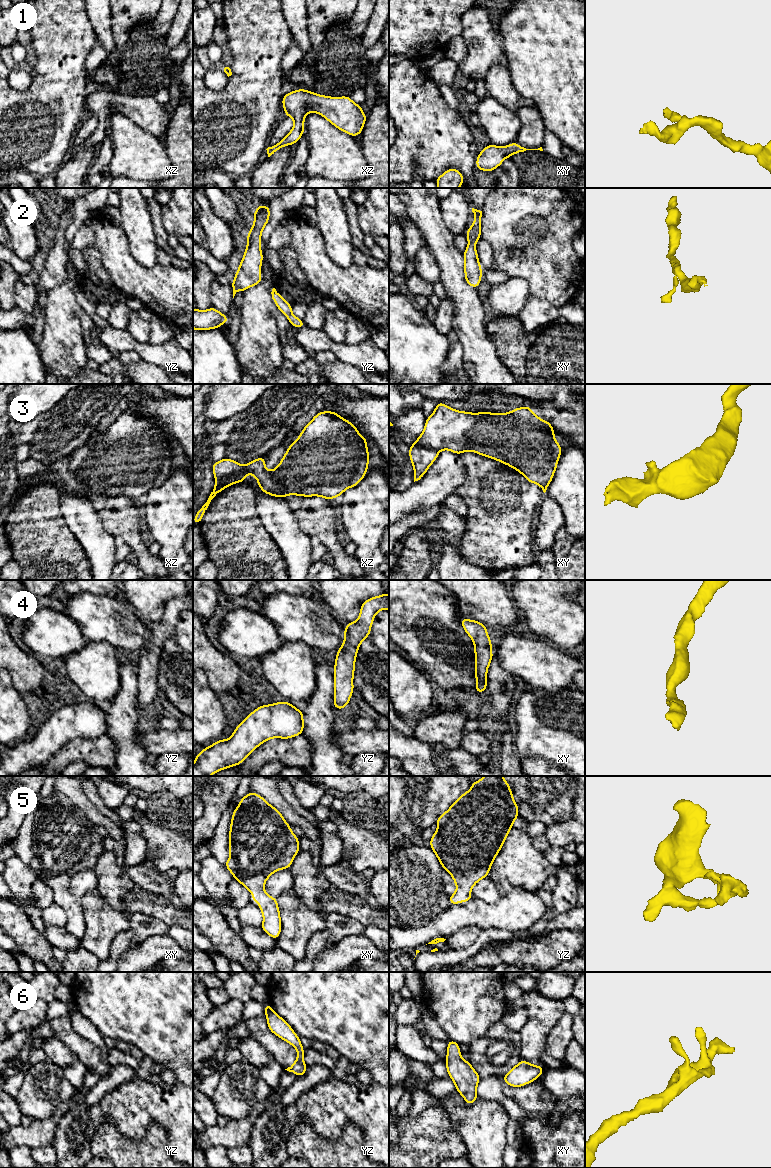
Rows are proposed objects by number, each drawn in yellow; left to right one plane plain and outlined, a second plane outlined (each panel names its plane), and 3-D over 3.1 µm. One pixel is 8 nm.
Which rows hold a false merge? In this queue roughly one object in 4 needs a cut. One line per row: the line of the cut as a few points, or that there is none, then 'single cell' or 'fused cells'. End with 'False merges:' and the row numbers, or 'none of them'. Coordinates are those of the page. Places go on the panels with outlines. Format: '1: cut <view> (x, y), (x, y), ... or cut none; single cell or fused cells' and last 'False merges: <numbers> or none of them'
1: cut none; single cell
2: cut none; single cell
3: cut xz (242, 466), (237, 473), (216, 481); fused cells
4: cut none; single cell
5: cut none; single cell
6: cut none; single cell
False merges: 3

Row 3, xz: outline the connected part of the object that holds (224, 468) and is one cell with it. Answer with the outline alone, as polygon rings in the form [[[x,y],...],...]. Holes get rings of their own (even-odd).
[[[227,457],[218,462],[214,462],[212,466],[212,471],[216,481],[231,475],[236,475],[241,471],[241,469],[241,464]]]

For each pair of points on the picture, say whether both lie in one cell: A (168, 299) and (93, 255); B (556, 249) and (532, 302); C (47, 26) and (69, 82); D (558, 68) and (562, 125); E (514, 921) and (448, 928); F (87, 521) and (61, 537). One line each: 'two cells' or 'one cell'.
A: two cells
B: two cells
C: one cell
D: one cell
E: one cell
F: two cells

